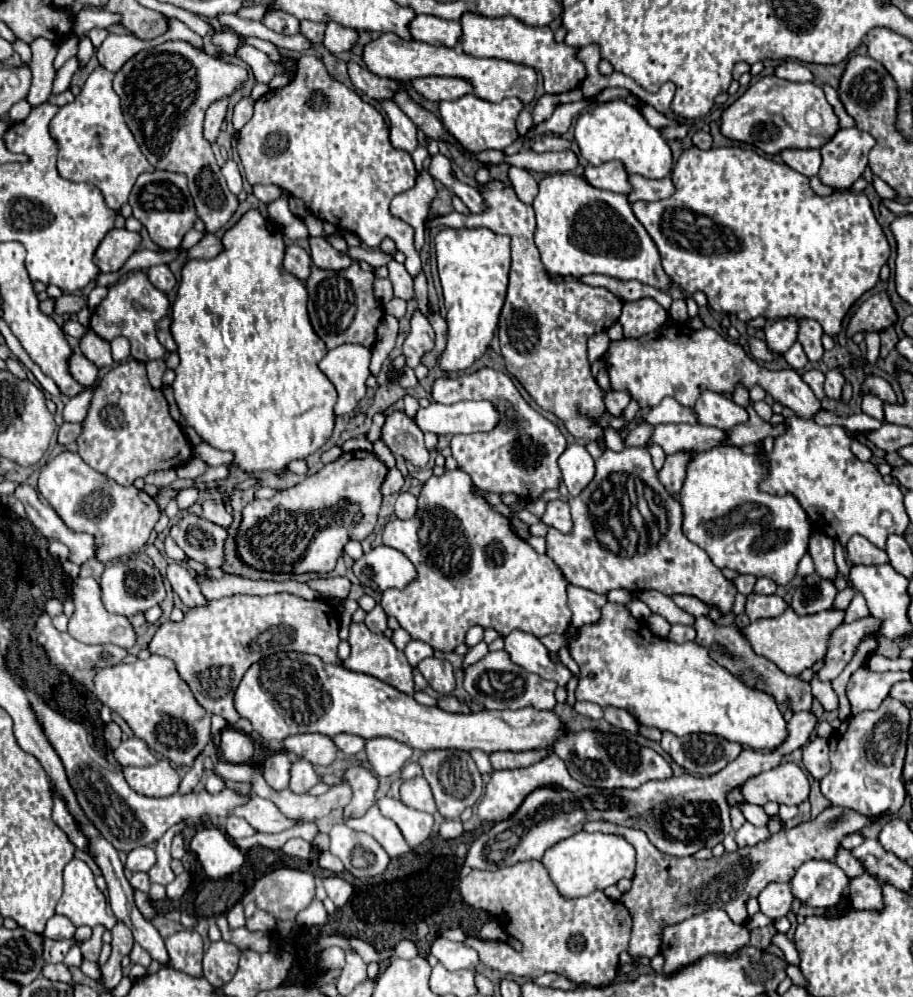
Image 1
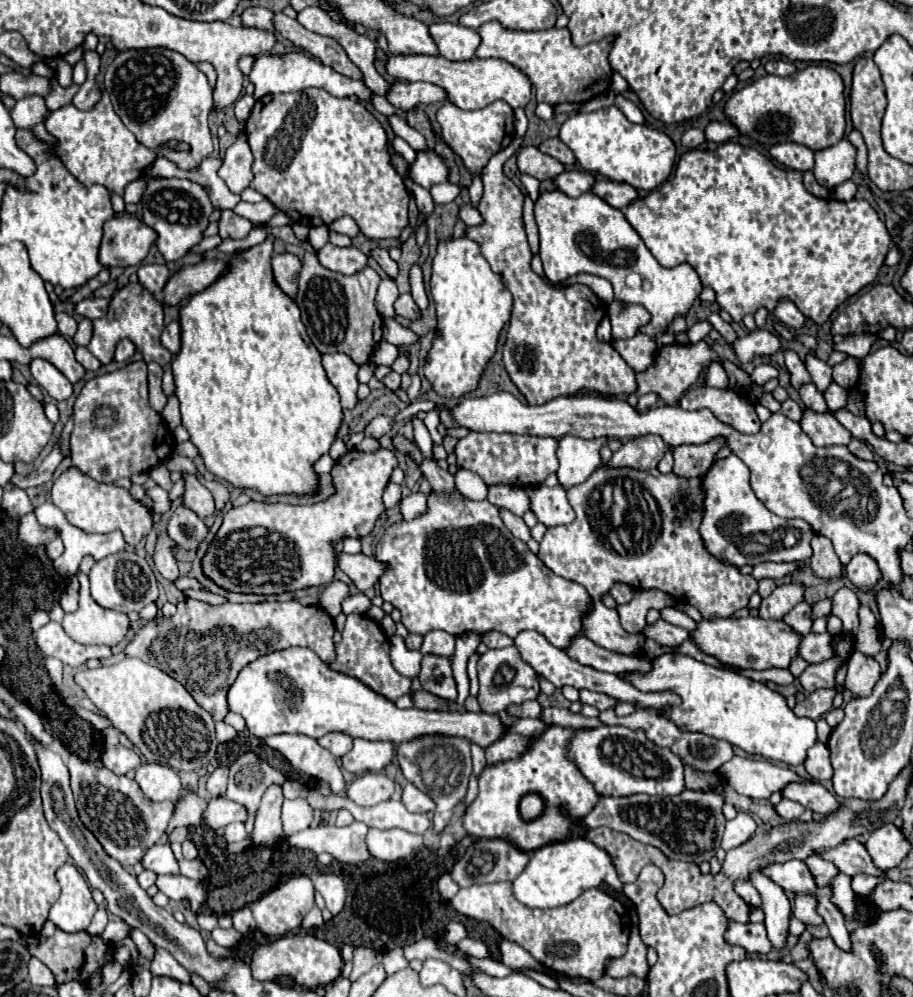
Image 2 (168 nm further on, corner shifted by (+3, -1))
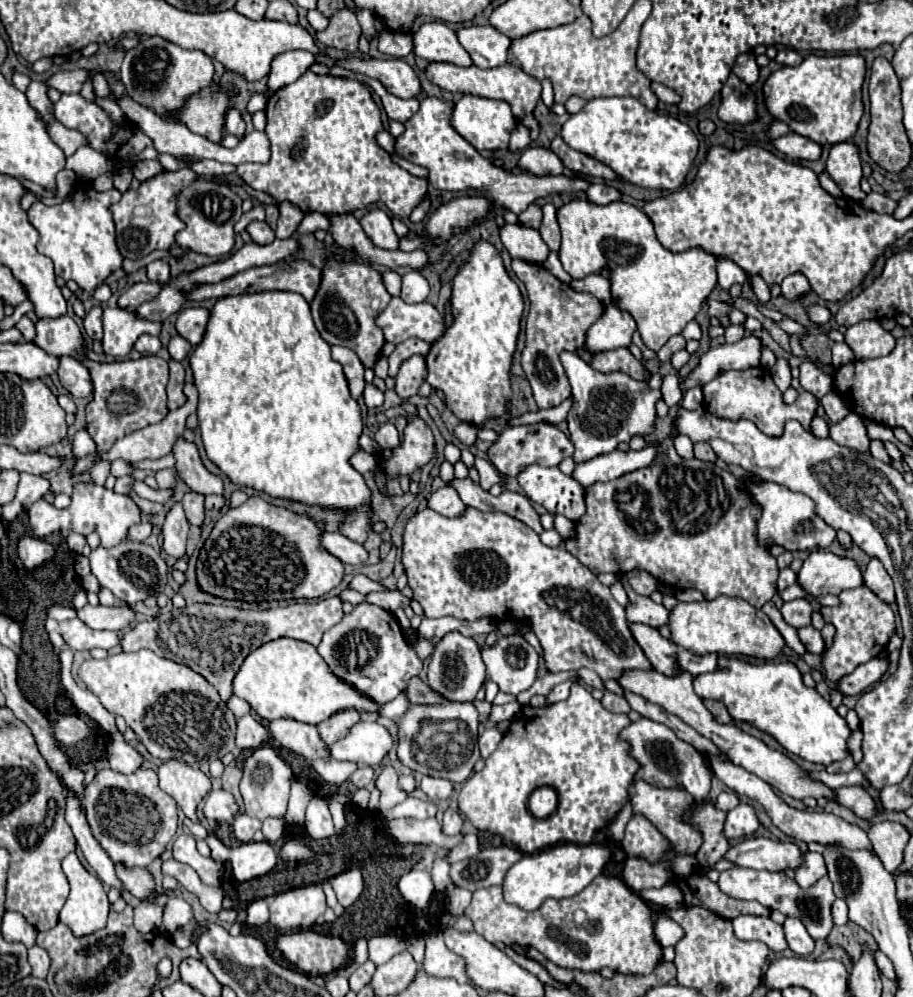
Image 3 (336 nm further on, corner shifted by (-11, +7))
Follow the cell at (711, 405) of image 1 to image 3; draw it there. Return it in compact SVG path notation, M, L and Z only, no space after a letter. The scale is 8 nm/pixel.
M754 366L746 370L730 370L708 382L704 388L704 408L726 420L750 420L754 422L764 434L768 436L782 436L786 420L798 420L806 430L812 430L812 418L816 416L818 410L818 398L812 392L800 392L794 404L786 404L782 398L782 392L776 388L772 382L772 376L766 368Z

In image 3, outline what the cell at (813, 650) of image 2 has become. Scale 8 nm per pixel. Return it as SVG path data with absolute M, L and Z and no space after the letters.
M812 626L800 628L800 630L798 630L798 638L800 638L800 642L806 646L808 652L812 652L812 654L822 654L824 642L822 642L822 636L820 636L820 632L818 632L816 628L812 628Z

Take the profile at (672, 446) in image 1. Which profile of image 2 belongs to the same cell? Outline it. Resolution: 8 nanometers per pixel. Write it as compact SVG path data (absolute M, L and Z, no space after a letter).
M640 436L626 442L614 456L606 462L608 466L630 466L638 470L650 470L658 464L658 460L668 452L668 444L660 440L660 436Z

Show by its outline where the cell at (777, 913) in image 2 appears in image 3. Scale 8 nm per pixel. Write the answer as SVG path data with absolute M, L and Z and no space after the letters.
M786 918L784 932L786 932L786 942L794 954L810 956L814 952L814 940L810 938L810 934L806 932L804 924L798 918Z

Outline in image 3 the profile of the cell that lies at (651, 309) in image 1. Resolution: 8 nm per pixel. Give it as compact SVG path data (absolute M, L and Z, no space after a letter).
M606 306L602 316L586 332L586 350L590 354L614 350L620 346L630 346L632 334L636 330L634 318L618 310L616 306Z

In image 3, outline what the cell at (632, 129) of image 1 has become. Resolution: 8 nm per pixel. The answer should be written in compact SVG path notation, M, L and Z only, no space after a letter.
M630 96L588 100L580 112L572 114L564 122L560 136L570 148L610 166L622 180L642 186L642 188L650 188L650 190L670 190L670 192L678 190L684 184L684 180L692 168L692 162L698 154L698 138L688 124L680 122L678 118L652 112L640 100L630 98Z

